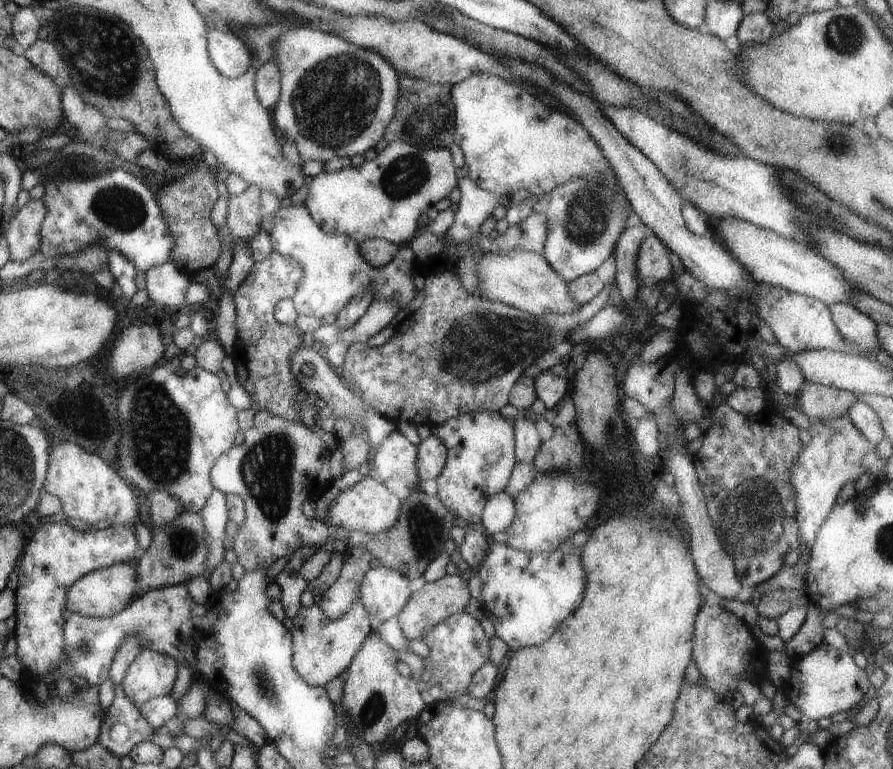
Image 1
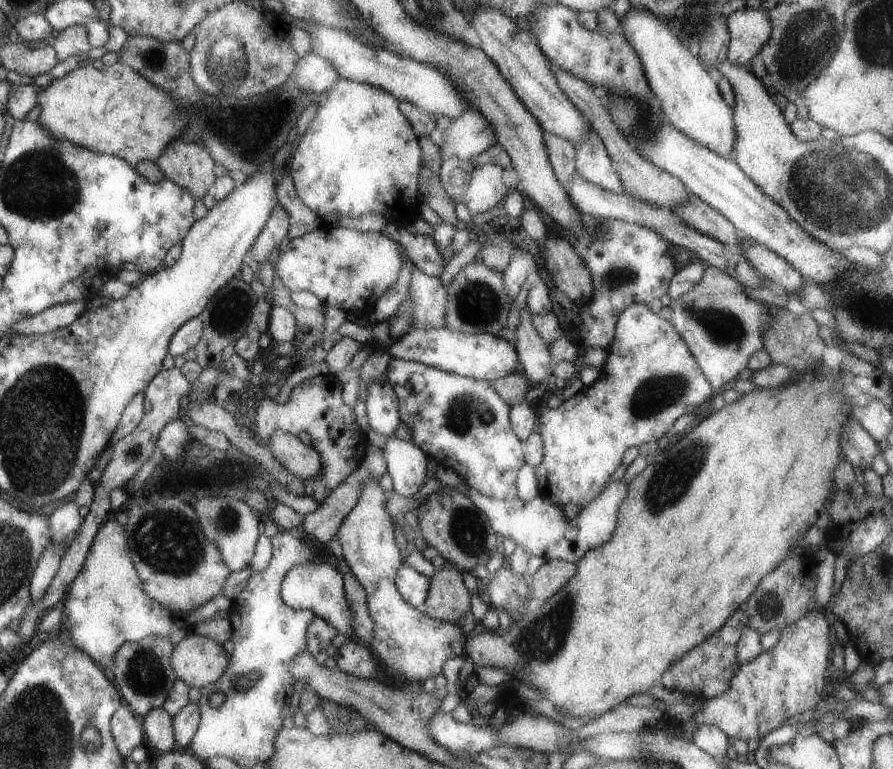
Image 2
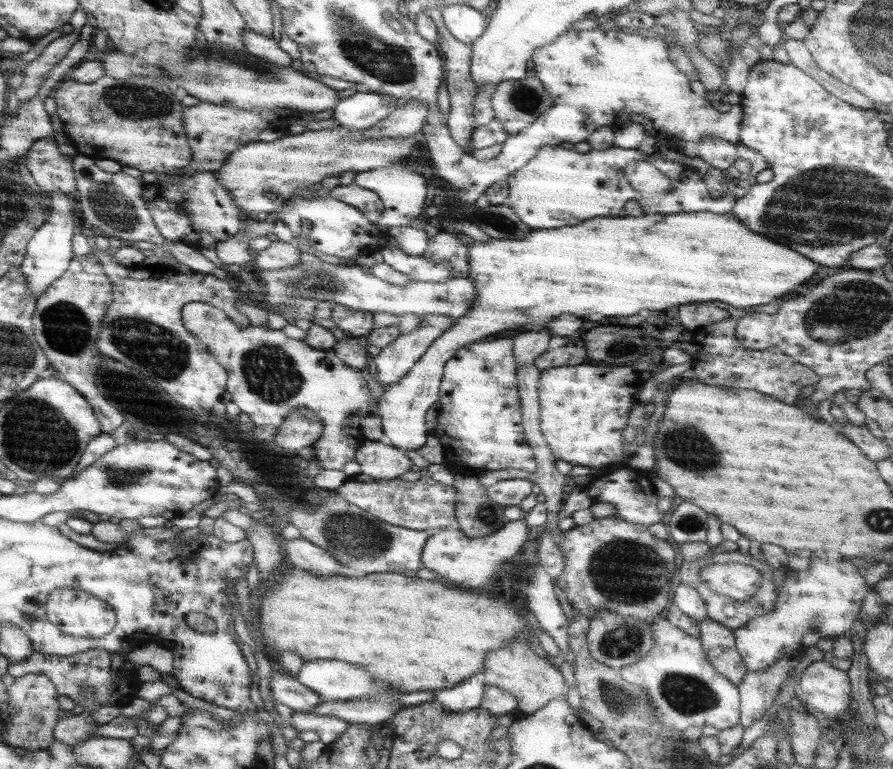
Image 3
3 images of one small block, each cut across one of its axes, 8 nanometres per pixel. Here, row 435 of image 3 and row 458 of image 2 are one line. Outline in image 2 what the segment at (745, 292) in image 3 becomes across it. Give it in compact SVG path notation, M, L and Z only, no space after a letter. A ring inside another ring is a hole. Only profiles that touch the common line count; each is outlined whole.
M388 436L382 450L387 476L393 483L392 491L413 498L419 495L426 480L427 456L410 441Z

